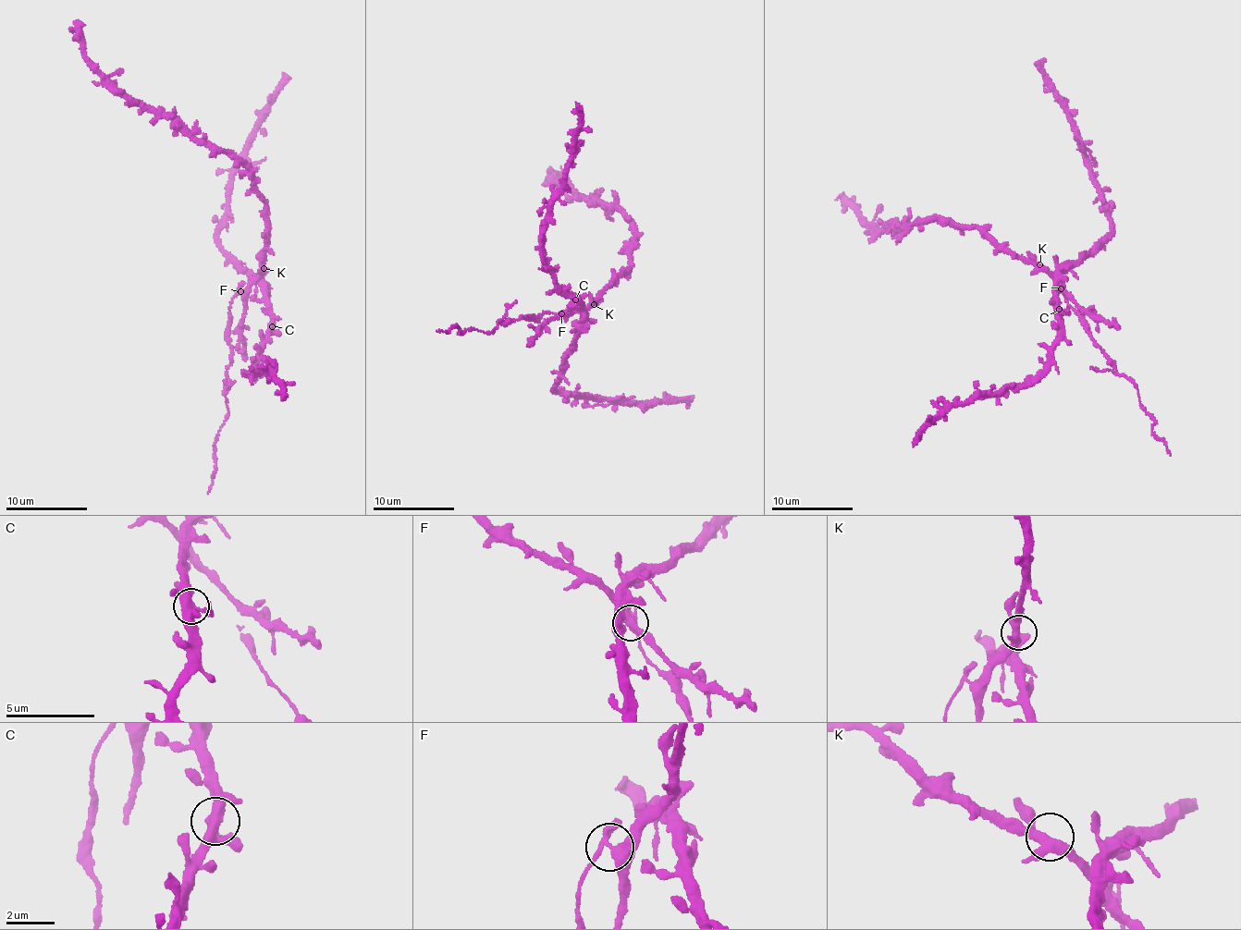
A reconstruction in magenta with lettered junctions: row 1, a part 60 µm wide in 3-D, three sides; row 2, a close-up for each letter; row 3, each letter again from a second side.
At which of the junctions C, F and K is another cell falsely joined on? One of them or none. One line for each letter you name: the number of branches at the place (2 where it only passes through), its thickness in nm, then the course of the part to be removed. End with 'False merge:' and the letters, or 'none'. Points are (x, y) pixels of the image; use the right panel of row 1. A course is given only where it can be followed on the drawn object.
F: 4 branches meet; 320 nm thick; foreign part runs (1062, 287), (1108, 362), (1135, 385), (1140, 405), (1154, 421), (1151, 432), (1170, 455)
False merge: F

